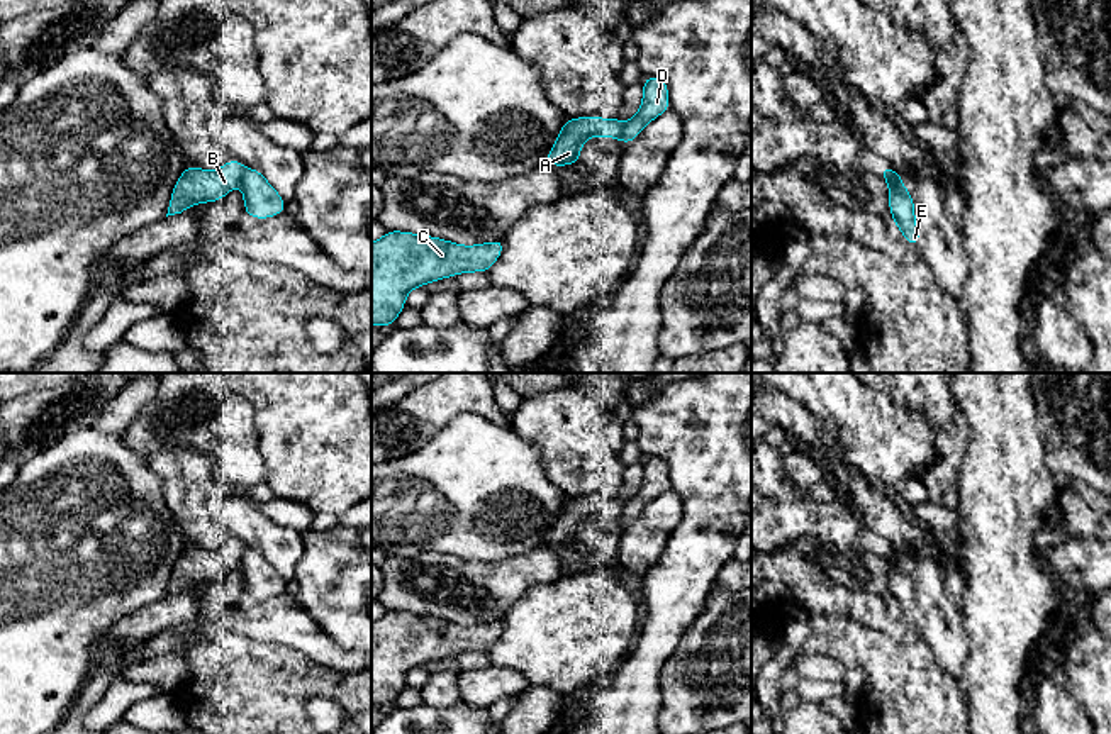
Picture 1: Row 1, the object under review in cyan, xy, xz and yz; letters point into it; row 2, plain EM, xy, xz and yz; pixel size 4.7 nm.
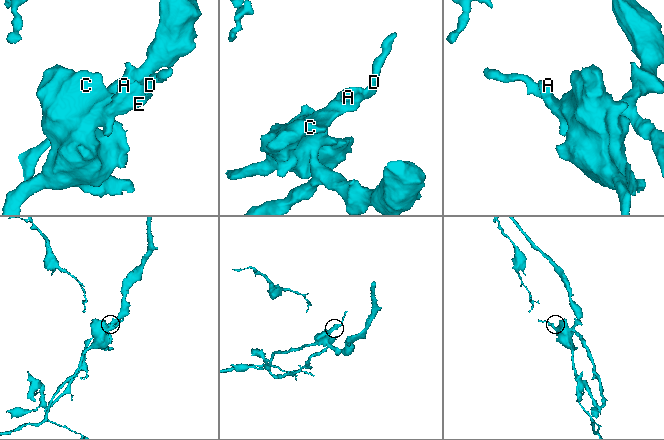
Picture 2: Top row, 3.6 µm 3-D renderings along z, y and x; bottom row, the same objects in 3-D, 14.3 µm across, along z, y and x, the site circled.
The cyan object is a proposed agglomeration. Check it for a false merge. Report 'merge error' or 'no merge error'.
merge error

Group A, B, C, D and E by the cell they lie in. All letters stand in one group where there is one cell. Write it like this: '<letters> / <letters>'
A B / C D E

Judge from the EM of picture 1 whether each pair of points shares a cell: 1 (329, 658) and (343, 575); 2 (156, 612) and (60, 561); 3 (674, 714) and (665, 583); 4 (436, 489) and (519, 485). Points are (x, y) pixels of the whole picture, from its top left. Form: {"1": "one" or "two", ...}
{"1": "two", "2": "two", "3": "two", "4": "one"}

